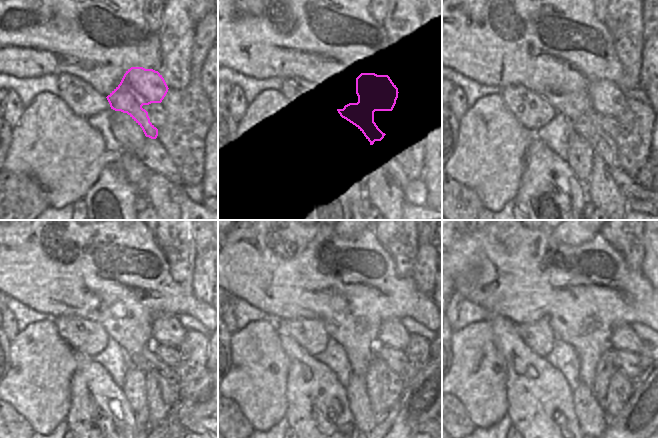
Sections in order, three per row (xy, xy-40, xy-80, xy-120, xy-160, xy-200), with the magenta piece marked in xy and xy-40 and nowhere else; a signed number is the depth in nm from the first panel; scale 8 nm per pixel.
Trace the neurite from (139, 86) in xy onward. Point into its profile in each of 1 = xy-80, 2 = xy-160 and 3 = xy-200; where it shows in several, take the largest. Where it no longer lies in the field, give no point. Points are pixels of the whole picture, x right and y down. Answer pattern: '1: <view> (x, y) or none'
1: xy-80 (607, 98)
2: xy-160 (392, 333)
3: xy-200 (623, 337)

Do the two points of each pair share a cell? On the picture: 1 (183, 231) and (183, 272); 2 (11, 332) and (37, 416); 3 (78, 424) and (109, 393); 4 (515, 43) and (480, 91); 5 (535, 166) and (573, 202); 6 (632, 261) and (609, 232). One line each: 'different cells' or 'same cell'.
1: same cell
2: different cells
3: same cell
4: different cells
5: same cell
6: same cell

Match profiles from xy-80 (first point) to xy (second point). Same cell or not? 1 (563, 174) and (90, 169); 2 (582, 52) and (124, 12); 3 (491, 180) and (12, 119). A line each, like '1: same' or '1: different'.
1: different
2: same
3: different

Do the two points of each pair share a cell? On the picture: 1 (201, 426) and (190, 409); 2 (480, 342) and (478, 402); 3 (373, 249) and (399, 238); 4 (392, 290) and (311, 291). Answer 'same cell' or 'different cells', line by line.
1: different cells
2: same cell
3: different cells
4: same cell

